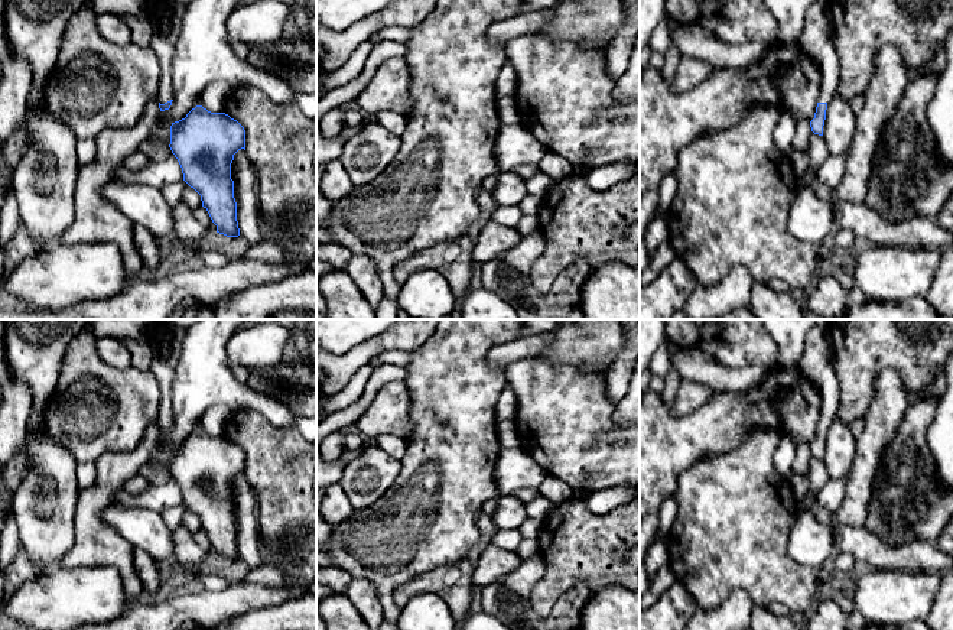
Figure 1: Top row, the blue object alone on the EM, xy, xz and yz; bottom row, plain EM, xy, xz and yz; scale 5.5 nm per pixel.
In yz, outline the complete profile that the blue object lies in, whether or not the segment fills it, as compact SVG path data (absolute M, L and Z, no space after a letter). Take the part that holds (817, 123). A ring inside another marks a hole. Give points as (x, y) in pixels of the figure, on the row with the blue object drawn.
M816 1L809 6L798 45L822 66L822 88L810 127L814 134L823 136L827 104L835 98L839 84L839 58L827 1Z

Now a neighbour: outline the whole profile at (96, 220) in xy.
M156 100L147 105L133 127L105 129L94 139L95 160L79 166L74 221L61 234L61 241L65 244L116 244L121 251L129 279L143 275L143 260L133 240L134 224L103 197L101 189L117 181L117 168L150 136L159 114Z

